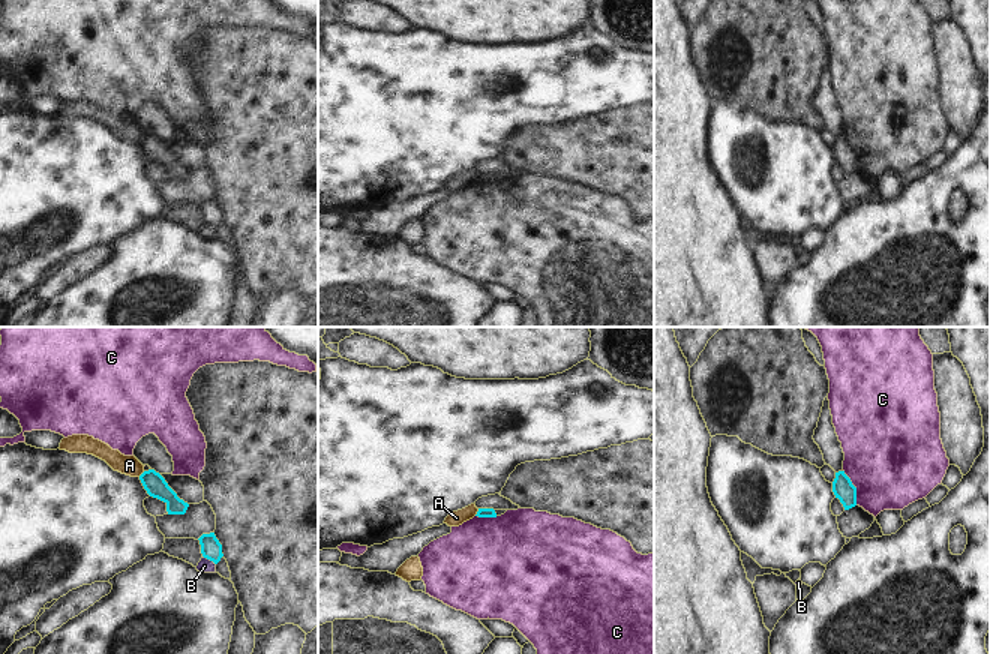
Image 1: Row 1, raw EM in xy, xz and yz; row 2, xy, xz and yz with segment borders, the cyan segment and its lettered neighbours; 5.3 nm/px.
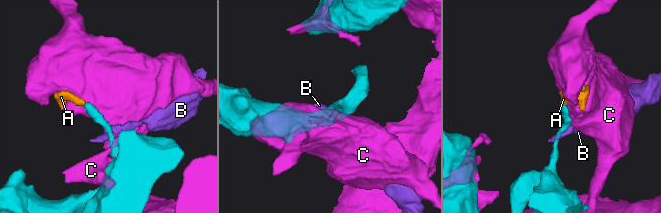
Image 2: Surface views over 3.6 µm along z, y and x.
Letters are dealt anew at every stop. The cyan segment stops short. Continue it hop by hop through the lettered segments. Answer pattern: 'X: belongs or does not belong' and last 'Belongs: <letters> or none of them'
A: does not belong
B: does not belong
C: does not belong
Belongs: none of them

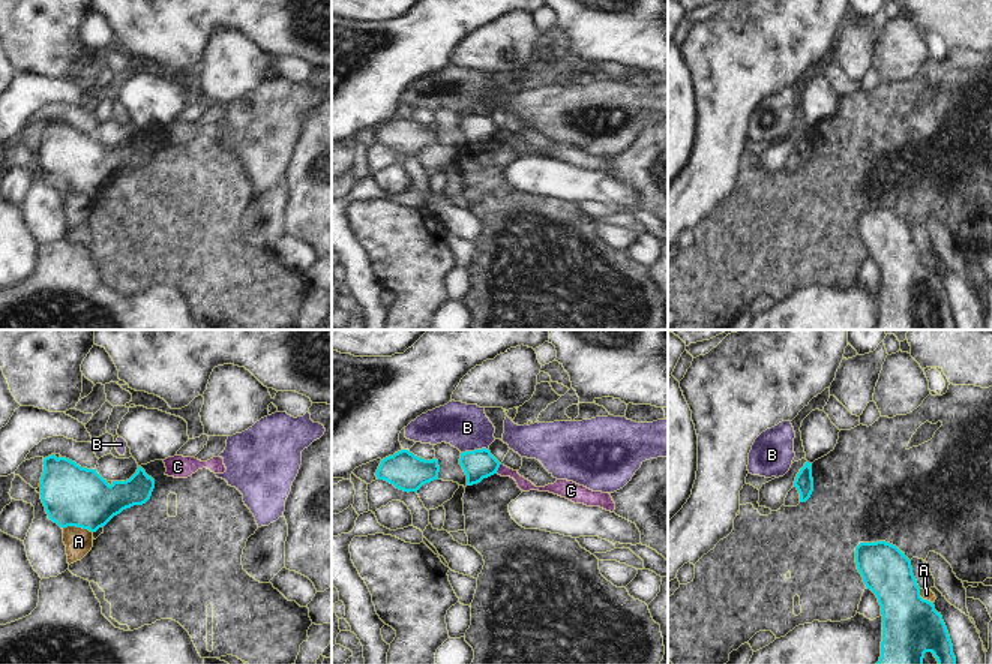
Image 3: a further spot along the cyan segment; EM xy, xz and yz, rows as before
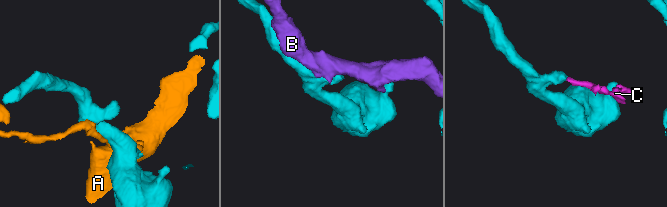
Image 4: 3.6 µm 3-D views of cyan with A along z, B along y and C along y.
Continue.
A: does not belong
B: does not belong
C: does not belong
Belongs: none of them

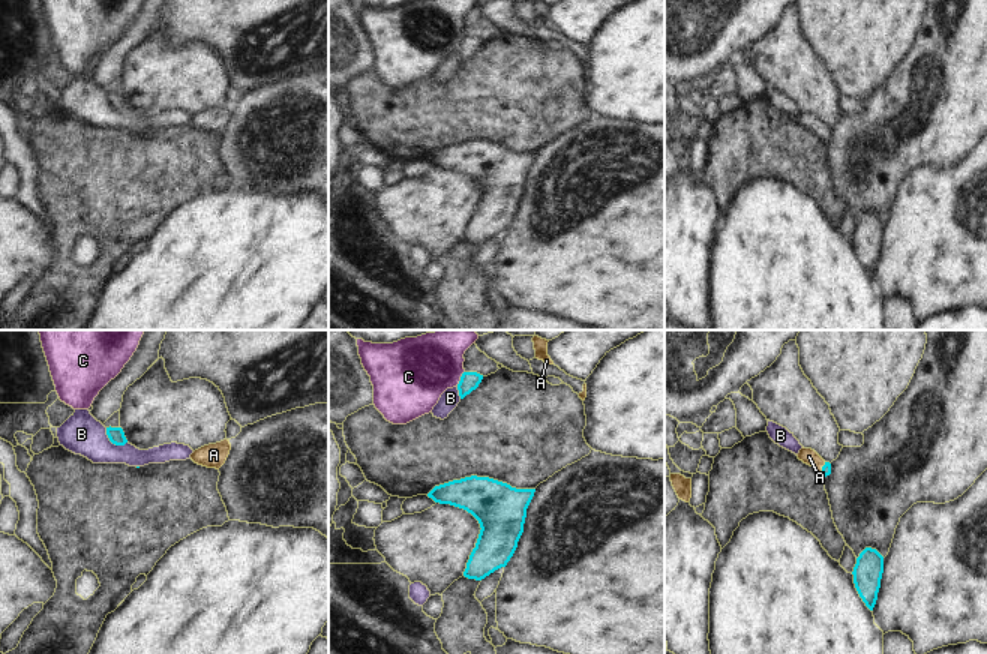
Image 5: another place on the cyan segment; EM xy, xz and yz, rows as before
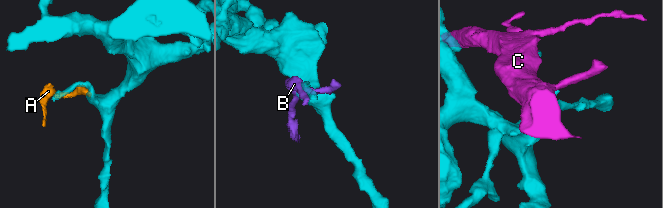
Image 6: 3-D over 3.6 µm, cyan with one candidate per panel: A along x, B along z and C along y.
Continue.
A: belongs
B: does not belong
C: does not belong
Belongs: A

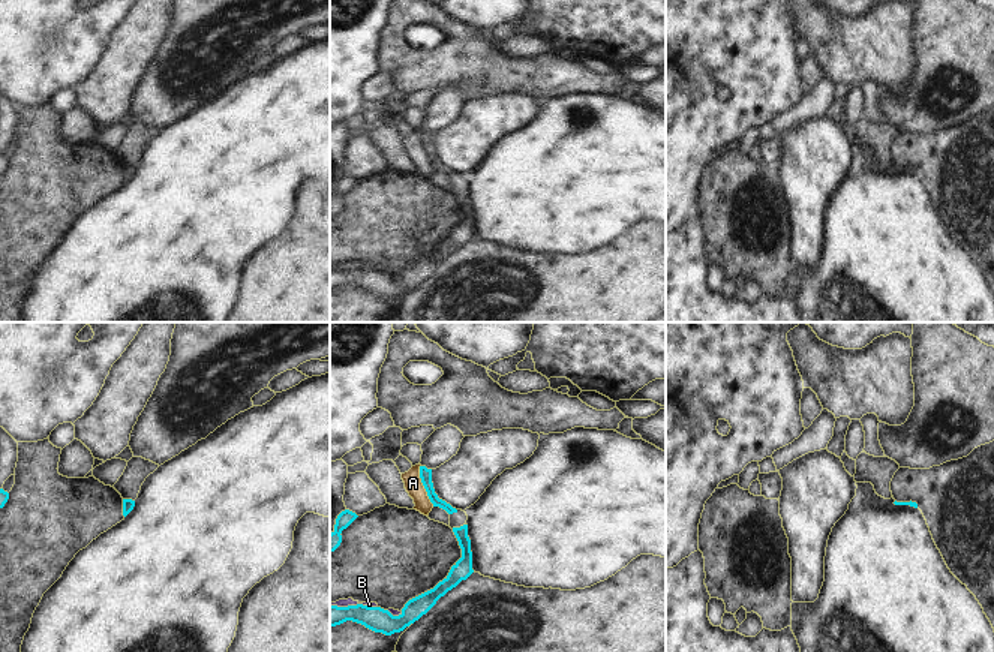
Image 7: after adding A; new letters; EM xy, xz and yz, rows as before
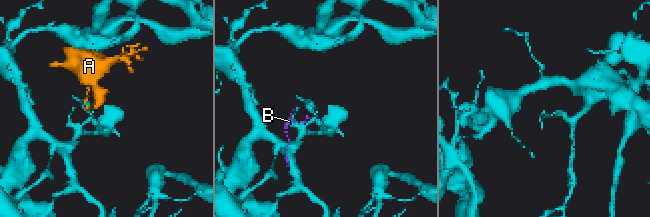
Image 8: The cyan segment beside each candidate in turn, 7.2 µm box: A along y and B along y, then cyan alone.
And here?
A: does not belong
B: does not belong
Belongs: none of them

